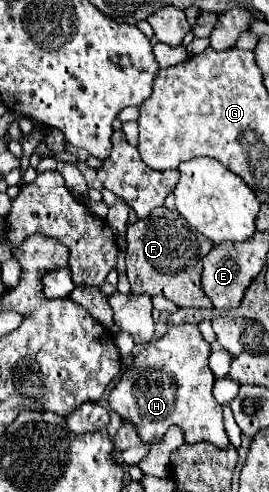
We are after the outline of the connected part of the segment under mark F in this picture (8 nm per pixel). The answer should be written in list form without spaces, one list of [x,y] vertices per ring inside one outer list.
[[[165,206],[155,208],[145,220],[127,228],[127,278],[133,294],[165,296],[181,308],[213,308],[201,290],[203,258],[211,250],[205,236],[199,236],[179,212]]]

